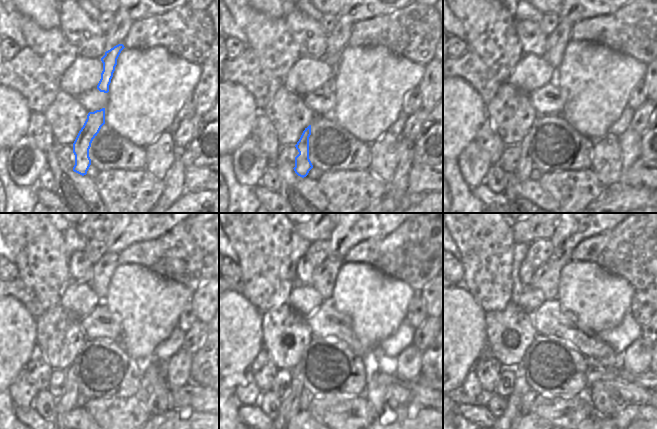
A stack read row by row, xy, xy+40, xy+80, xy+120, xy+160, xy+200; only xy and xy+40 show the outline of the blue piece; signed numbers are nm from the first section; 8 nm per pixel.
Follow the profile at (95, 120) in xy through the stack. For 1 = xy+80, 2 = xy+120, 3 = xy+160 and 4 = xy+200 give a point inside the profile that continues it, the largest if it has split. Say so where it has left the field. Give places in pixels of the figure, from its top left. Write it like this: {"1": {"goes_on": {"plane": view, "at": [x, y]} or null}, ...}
{"1": {"goes_on": {"plane": "xy+80", "at": [525, 165]}}, "2": {"goes_on": {"plane": "xy+120", "at": [68, 402]}}, "3": {"goes_on": {"plane": "xy+160", "at": [289, 407]}}, "4": {"goes_on": {"plane": "xy+200", "at": [512, 414]}}}

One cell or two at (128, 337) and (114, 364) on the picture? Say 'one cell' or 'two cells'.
two cells

